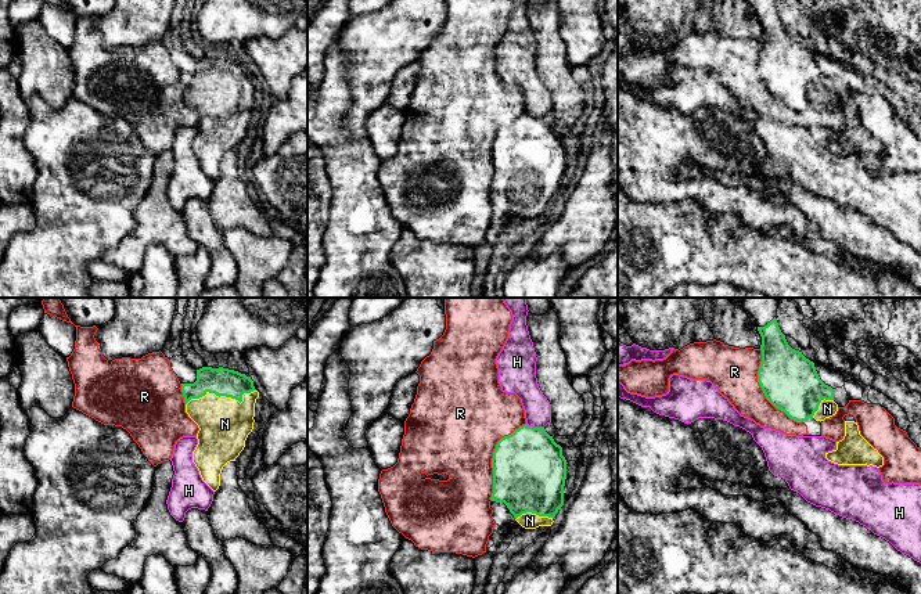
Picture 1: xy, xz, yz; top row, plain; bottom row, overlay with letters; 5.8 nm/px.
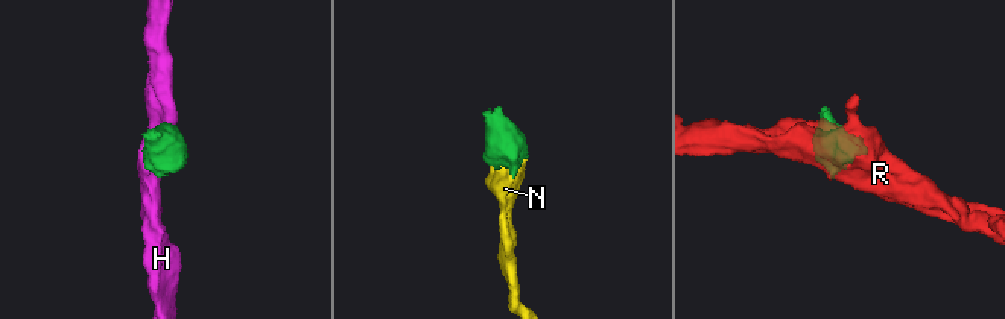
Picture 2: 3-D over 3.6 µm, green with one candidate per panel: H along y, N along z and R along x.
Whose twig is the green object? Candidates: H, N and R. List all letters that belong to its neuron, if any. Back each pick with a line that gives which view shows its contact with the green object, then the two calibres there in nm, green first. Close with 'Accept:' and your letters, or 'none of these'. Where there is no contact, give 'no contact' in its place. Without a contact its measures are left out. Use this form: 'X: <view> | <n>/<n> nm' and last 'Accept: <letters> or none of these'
N: xy | 160/300 nm
Accept: N

